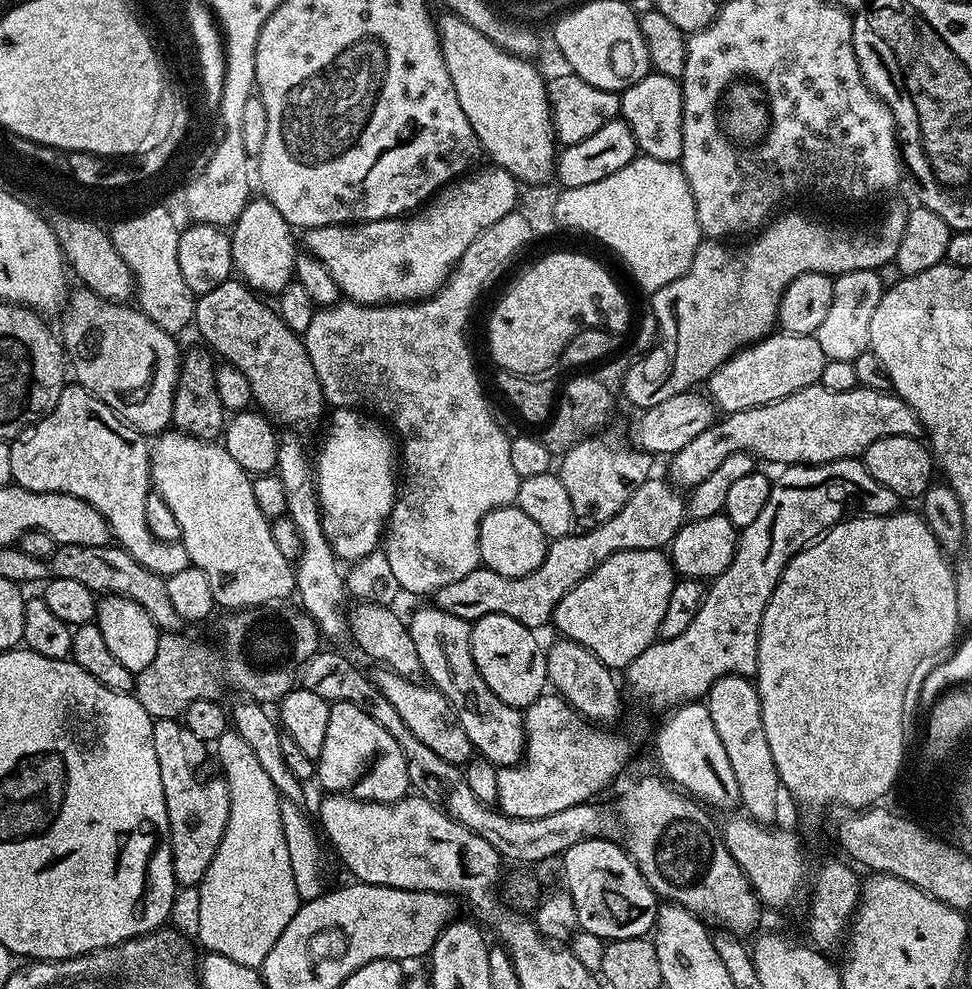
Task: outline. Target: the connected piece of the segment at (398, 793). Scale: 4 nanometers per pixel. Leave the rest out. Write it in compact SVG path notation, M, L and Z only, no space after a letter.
M354 702L329 703L330 718L326 722L326 738L322 754L316 760L315 779L328 794L343 794L359 800L389 804L409 795L406 758L402 746L366 710L358 710Z

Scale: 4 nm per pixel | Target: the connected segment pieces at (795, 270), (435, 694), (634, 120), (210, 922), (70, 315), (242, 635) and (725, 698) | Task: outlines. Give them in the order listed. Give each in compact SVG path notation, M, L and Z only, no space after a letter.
M907 207L892 208L881 218L877 228L856 228L851 232L848 228L831 228L828 224L807 220L796 212L788 212L785 216L777 215L765 224L759 235L752 238L757 240L740 244L737 248L732 242L705 239L694 254L694 262L690 262L690 270L686 270L682 278L674 278L674 282L651 293L650 312L656 318L656 338L652 347L641 355L644 357L637 364L635 361L624 376L623 399L628 399L636 410L643 410L658 406L658 402L666 402L666 398L674 398L674 394L682 394L703 385L714 374L714 370L721 368L733 354L749 344L755 344L757 340L763 340L777 327L780 299L786 286L798 278L798 274L839 274L850 270L878 269L883 263L895 261L898 242L902 242L902 230L906 230L908 214Z
M381 667L379 671L380 673L375 673L374 676L378 690L386 694L386 699L394 706L394 710L398 710L402 722L410 726L410 734L414 734L418 742L430 746L430 750L434 750L438 758L446 758L446 762L451 764L467 765L468 761L473 759L474 749L470 738L466 738L466 730L462 730L462 722L458 722L450 702L444 695L431 684L411 676L400 676L385 667Z
M649 71L646 78L634 82L619 93L620 116L630 126L637 149L650 158L658 158L671 164L682 154L682 90L681 81L674 76Z
M229 730L214 742L214 756L230 790L230 818L218 850L198 885L199 947L222 954L230 962L259 968L302 903L283 834L282 797L258 763L258 754L250 750L250 745L236 731Z
M83 286L77 289L67 297L62 309L64 325L58 328L67 363L71 371L76 371L75 383L97 396L139 432L165 431L172 424L174 390L182 359L177 337L162 330L131 303L107 300Z
M261 606L229 611L225 615L228 617L220 624L220 632L224 635L221 648L211 648L192 636L183 636L180 630L164 632L158 638L158 651L150 661L150 666L135 673L134 695L137 702L146 710L146 714L152 716L153 721L158 721L183 717L186 706L190 706L190 702L198 702L198 698L220 700L223 688L234 688L241 692L241 697L265 706L271 705L271 700L283 700L286 693L297 687L300 667L322 648L320 628L308 617L307 612L296 606L284 607L288 606Z
M723 676L710 686L706 697L710 722L714 722L714 731L726 749L730 758L730 766L734 770L734 779L738 782L738 794L740 795L739 807L760 824L775 825L776 811L780 808L780 796L782 797L782 785L778 778L778 766L774 766L774 754L770 754L770 742L766 742L766 730L762 726L762 706L760 695L755 683L746 676Z

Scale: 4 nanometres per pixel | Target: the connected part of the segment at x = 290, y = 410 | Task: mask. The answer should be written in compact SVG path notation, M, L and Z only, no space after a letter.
M233 278L222 282L210 294L196 297L196 319L194 328L200 331L200 336L205 345L223 363L233 364L242 374L246 374L246 382L250 382L252 399L258 405L259 411L267 414L273 421L281 420L289 424L289 429L312 428L320 419L323 421L326 401L324 391L318 382L318 374L314 374L314 362L310 362L310 354L306 350L303 339L282 322L279 311L275 307L267 308L261 297L253 292L243 280Z

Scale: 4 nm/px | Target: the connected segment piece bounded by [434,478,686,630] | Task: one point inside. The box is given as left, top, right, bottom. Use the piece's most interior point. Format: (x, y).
(656, 511)

